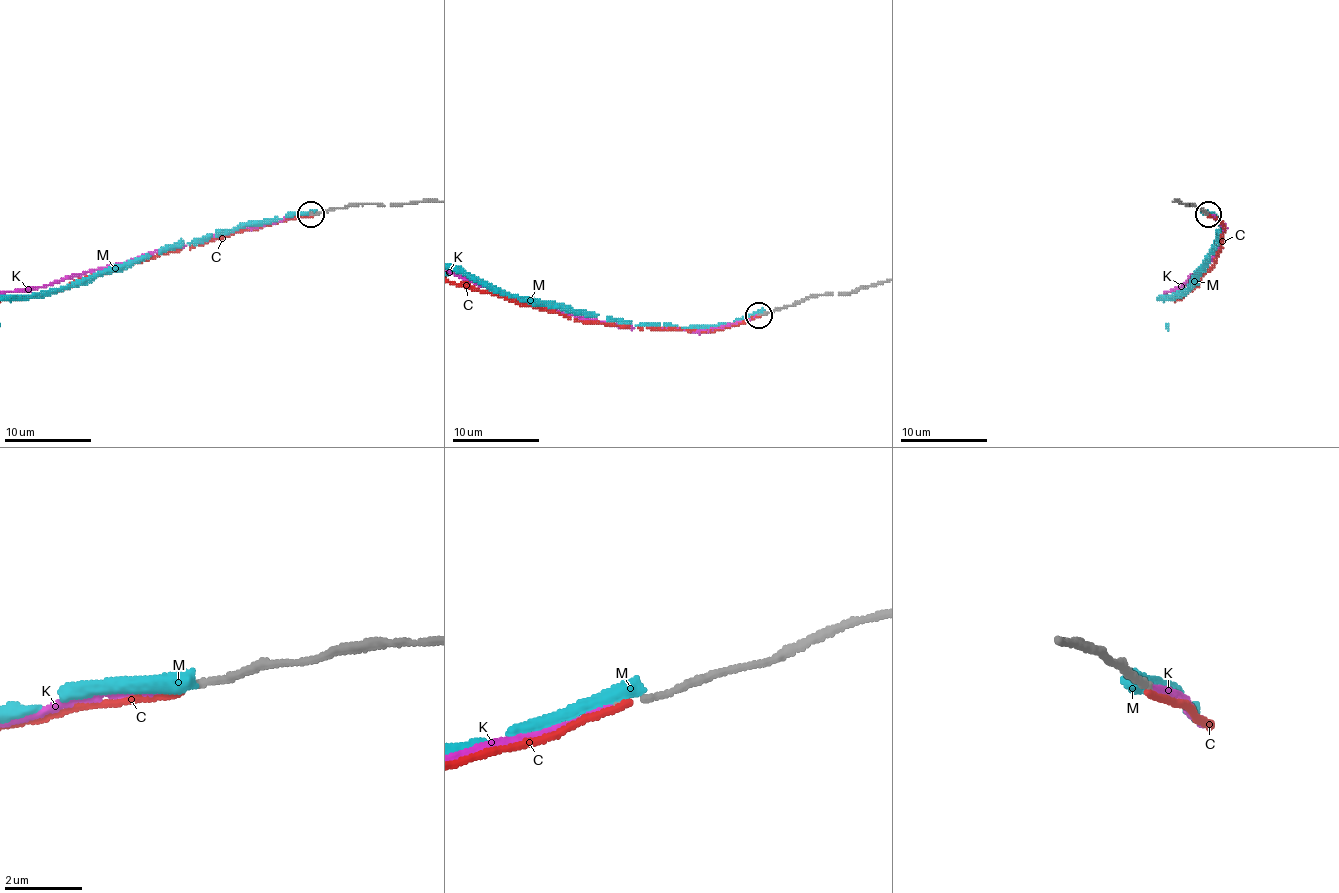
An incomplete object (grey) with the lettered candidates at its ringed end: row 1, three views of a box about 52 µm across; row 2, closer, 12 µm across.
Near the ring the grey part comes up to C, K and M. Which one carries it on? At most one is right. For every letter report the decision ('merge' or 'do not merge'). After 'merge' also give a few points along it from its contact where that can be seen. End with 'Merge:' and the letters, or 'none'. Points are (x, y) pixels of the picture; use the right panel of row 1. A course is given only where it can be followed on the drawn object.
C: do not merge
K: merge
M: do not merge
Merge: K

